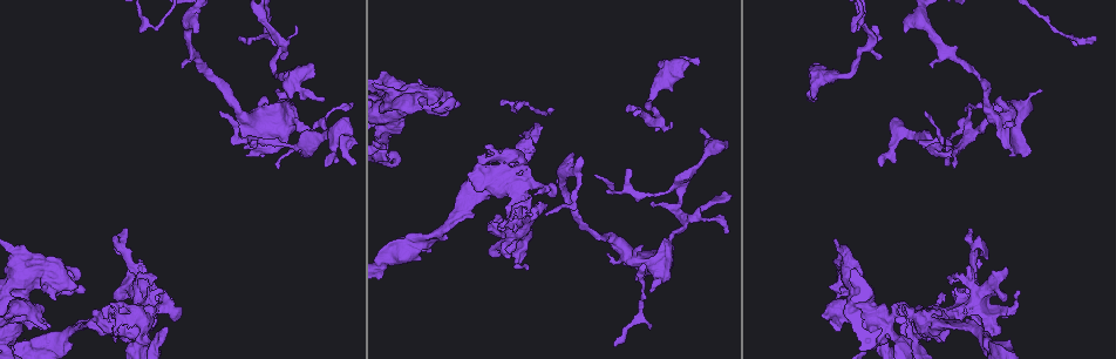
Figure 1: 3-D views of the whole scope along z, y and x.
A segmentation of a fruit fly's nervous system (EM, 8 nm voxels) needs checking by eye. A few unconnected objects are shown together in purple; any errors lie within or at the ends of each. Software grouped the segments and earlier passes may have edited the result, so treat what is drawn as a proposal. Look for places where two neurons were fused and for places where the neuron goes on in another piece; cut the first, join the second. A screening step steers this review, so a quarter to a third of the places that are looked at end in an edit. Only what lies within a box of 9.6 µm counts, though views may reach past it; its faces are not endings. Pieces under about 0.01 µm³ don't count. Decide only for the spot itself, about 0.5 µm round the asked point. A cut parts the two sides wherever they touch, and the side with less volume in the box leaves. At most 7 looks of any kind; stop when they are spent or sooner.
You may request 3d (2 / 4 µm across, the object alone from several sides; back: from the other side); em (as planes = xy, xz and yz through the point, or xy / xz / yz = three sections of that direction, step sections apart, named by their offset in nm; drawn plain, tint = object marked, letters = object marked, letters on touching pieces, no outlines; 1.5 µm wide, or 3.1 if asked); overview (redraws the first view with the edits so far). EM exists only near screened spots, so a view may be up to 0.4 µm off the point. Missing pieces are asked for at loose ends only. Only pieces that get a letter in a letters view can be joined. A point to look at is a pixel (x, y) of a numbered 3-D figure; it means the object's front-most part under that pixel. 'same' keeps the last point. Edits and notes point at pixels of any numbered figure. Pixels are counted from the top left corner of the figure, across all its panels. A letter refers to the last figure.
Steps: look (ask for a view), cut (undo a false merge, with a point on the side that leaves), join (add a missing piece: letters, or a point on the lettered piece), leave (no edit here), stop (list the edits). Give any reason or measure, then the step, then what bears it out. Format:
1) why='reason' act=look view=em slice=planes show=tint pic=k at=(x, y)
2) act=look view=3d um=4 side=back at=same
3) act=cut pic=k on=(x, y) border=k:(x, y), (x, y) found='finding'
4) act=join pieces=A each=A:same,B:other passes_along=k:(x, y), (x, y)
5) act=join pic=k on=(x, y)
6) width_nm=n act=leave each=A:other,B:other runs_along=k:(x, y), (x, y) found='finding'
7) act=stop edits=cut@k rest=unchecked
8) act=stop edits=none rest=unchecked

why='an open end' act=look view=3d um=4 pic=1 at=(166, 293)

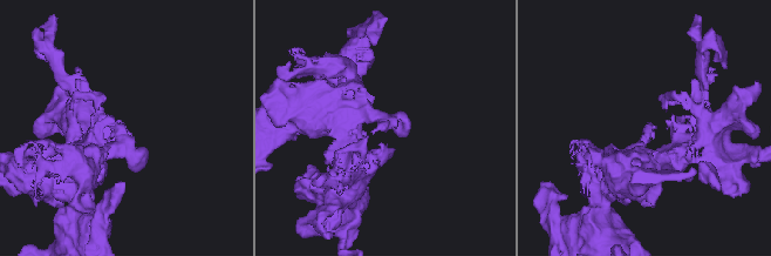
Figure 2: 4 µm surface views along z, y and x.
why='shape alone is not enough' act=look view=em slice=xz step=4 show=plain pic=2 at=(667, 121)

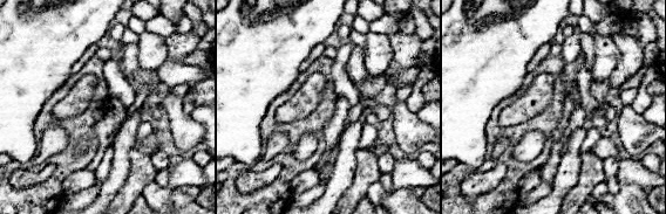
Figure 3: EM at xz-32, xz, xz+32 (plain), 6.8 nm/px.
act=look view=em slice=xz step=4 show=letters at=same

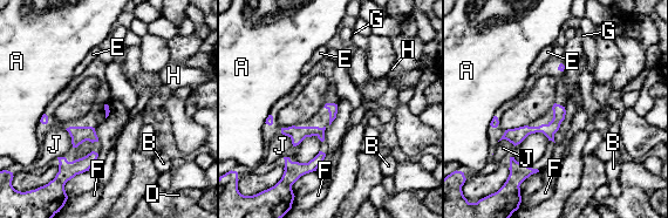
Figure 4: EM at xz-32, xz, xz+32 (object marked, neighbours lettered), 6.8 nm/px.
act=leave each=A:other,B:other,D:other,E:other,F:other,G:other,H:other,J:other runs_along=4:(561, 109), (547, 129), (506, 136) found='none of them fits'

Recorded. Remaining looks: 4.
why='thin end' act=look view=em slice=planes show=letters pic=1 at=(699, 128)

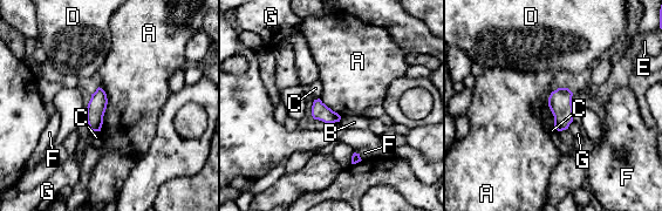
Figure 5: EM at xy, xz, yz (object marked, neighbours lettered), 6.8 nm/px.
longest_contact=A:300nm act=leave each=A:other,B:other,C:other,D:other,E:other,F:other,G:other border=5:(90, 130), (100, 131) found='none of them fits'

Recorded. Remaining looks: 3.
act=stop edits=none rest=unchecked

